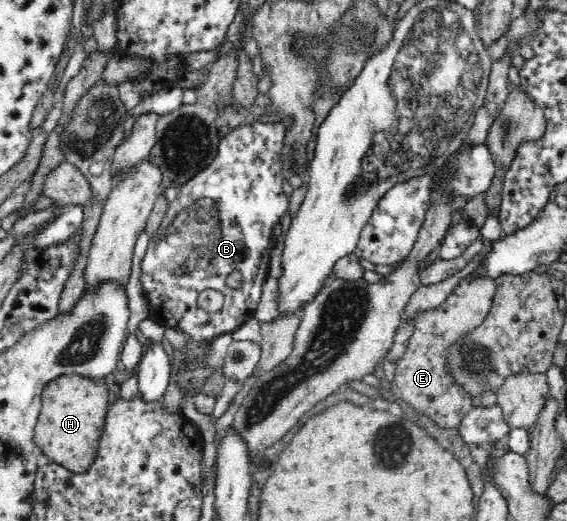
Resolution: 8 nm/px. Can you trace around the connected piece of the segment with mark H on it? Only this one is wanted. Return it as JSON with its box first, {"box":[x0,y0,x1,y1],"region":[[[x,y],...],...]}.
{"box":[34,374,109,475],"region":[[[71,374],[49,382],[40,395],[42,407],[34,430],[34,441],[41,449],[43,458],[73,474],[80,475],[89,470],[97,455],[101,424],[109,406],[108,388],[102,382],[87,381]]]}

